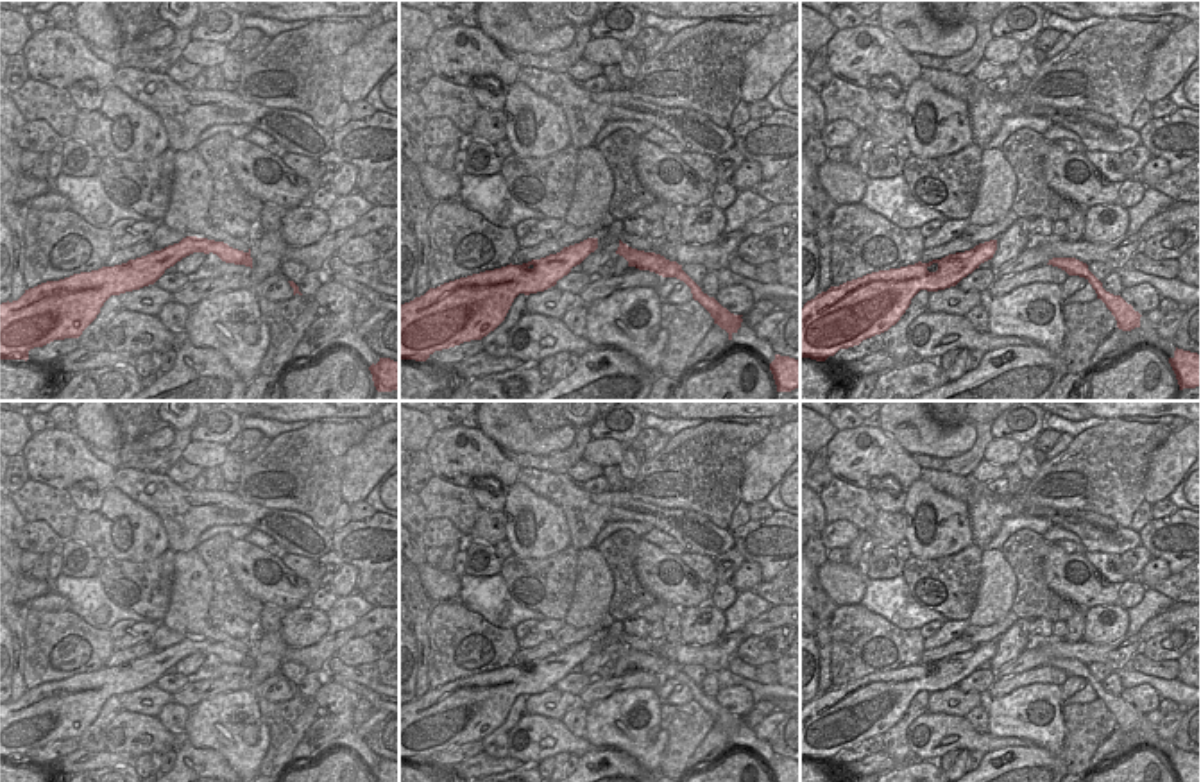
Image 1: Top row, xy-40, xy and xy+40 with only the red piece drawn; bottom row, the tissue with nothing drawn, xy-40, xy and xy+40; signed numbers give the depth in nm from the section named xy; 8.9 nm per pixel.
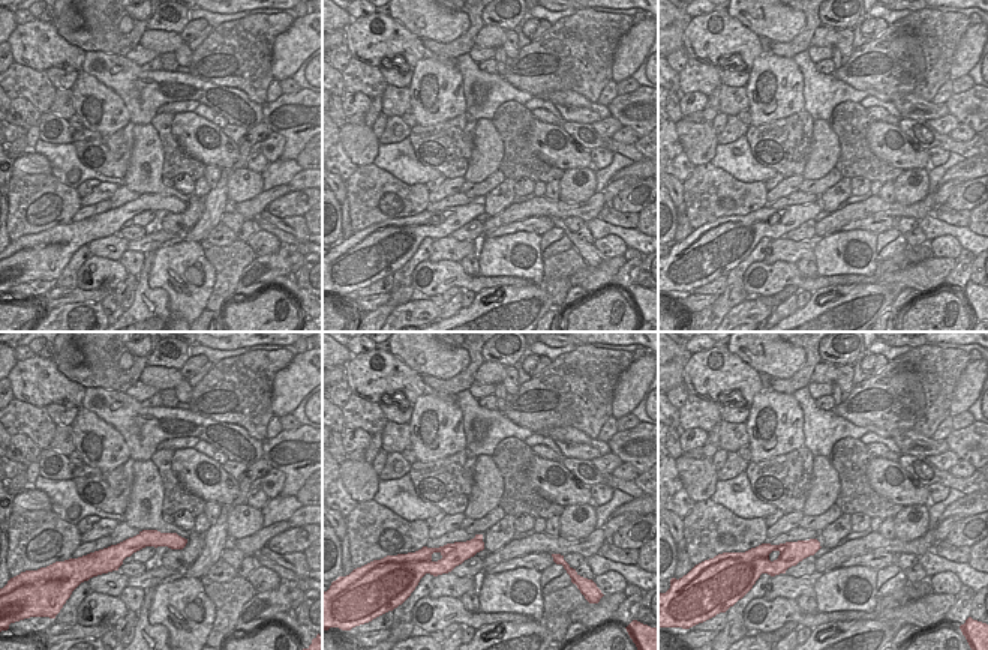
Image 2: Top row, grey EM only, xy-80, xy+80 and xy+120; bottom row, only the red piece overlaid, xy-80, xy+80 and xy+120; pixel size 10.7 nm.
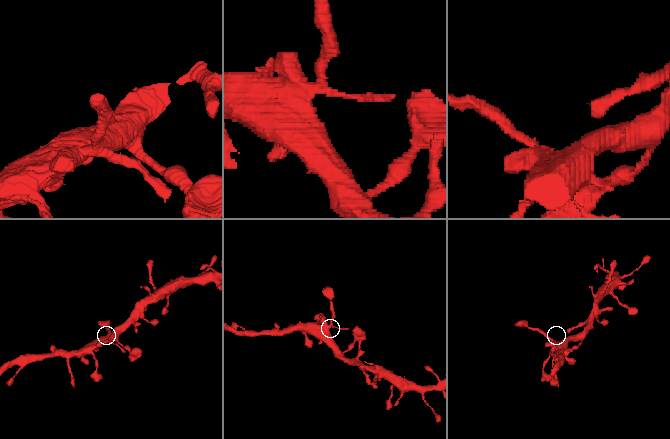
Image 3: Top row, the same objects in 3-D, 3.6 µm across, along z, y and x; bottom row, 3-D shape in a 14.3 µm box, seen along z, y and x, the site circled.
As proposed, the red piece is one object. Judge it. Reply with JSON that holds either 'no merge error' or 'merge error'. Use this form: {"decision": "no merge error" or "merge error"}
{"decision": "merge error"}

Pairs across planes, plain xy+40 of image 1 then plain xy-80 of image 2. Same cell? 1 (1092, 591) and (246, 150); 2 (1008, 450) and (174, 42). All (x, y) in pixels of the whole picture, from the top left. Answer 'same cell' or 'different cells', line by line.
1: different cells
2: same cell

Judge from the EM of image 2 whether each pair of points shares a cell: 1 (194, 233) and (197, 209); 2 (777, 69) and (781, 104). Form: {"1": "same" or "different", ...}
{"1": "different", "2": "same"}

